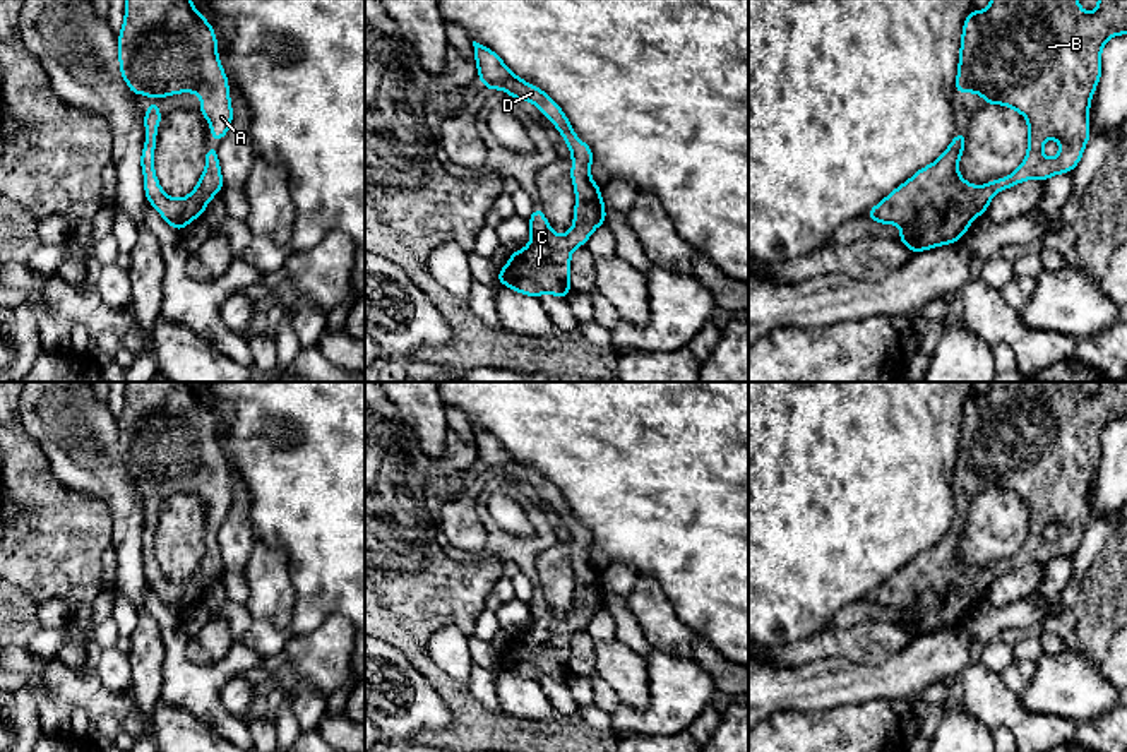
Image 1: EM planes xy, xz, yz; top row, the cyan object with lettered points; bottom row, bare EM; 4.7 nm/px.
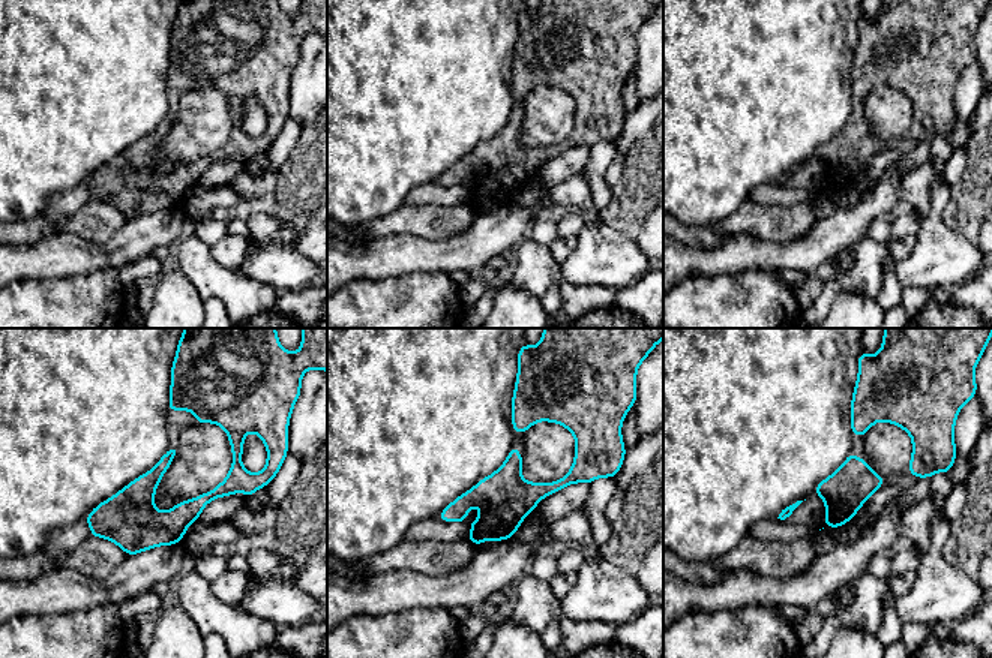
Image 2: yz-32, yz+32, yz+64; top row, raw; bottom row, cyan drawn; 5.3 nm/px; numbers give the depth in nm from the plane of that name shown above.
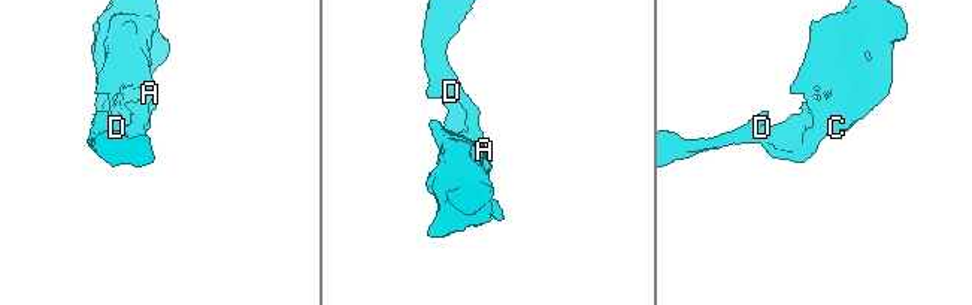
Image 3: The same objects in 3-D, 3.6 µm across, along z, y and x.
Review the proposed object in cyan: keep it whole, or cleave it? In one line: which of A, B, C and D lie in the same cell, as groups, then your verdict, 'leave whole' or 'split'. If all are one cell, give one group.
groups A B C D; leave whole

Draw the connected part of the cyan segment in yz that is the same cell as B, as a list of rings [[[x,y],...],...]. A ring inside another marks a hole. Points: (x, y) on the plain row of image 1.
[[[992,382],[987,394],[973,392],[963,409],[954,476],[980,476],[985,488],[1004,488],[1024,498],[1024,545],[1000,564],[971,569],[957,555],[966,529],[966,517],[959,516],[937,545],[918,553],[865,600],[880,608],[899,608],[903,615],[896,625],[916,637],[961,624],[1000,574],[1029,562],[1046,565],[1053,558],[1070,557],[1091,521],[1089,488],[1101,463],[1101,432],[1117,418],[1127,418],[1127,382],[1098,382],[1093,397],[1084,396],[1077,382]],[[1050,521],[1060,528],[1055,543],[1046,543],[1041,536]]]

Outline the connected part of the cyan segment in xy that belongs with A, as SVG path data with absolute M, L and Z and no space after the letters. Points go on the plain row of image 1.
M127 382L118 444L134 478L199 476L211 522L224 522L233 504L228 461L214 413L190 382Z

